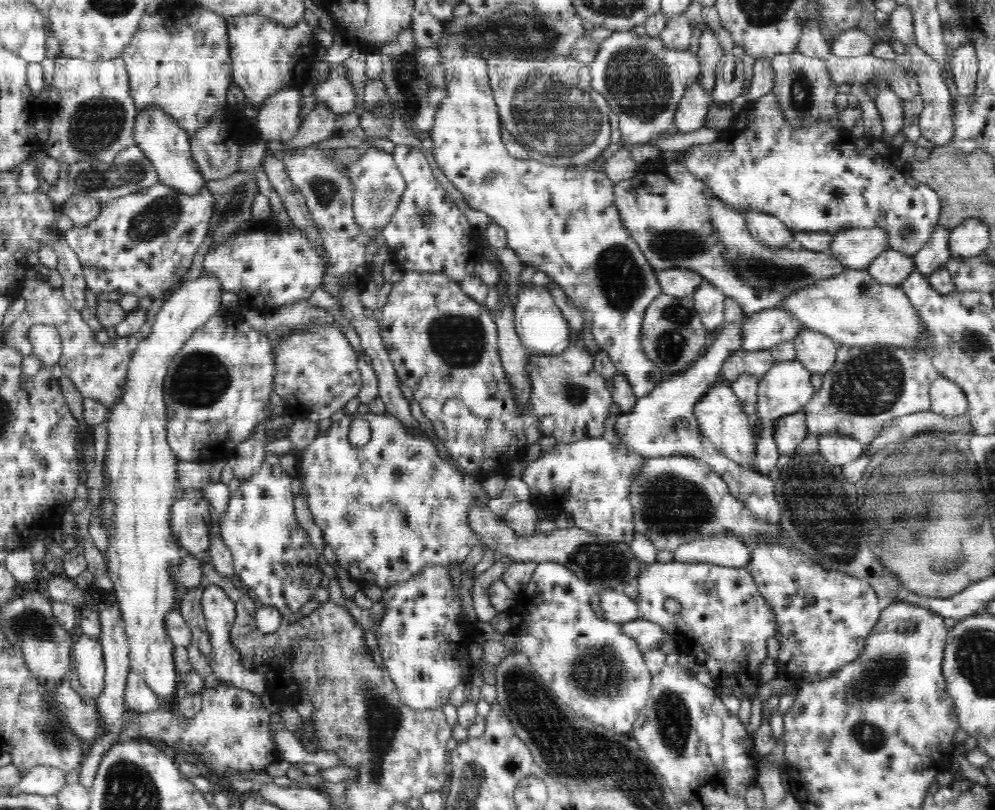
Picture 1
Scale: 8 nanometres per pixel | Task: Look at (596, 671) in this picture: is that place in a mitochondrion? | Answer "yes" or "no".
yes

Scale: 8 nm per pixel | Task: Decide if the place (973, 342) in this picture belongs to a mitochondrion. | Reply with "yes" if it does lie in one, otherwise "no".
yes

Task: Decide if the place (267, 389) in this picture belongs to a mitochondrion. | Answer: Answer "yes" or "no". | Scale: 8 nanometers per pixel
no

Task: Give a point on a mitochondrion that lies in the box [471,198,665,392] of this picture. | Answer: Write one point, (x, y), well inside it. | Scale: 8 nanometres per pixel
(618, 278)

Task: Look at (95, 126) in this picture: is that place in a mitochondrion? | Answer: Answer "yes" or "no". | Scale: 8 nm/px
yes

